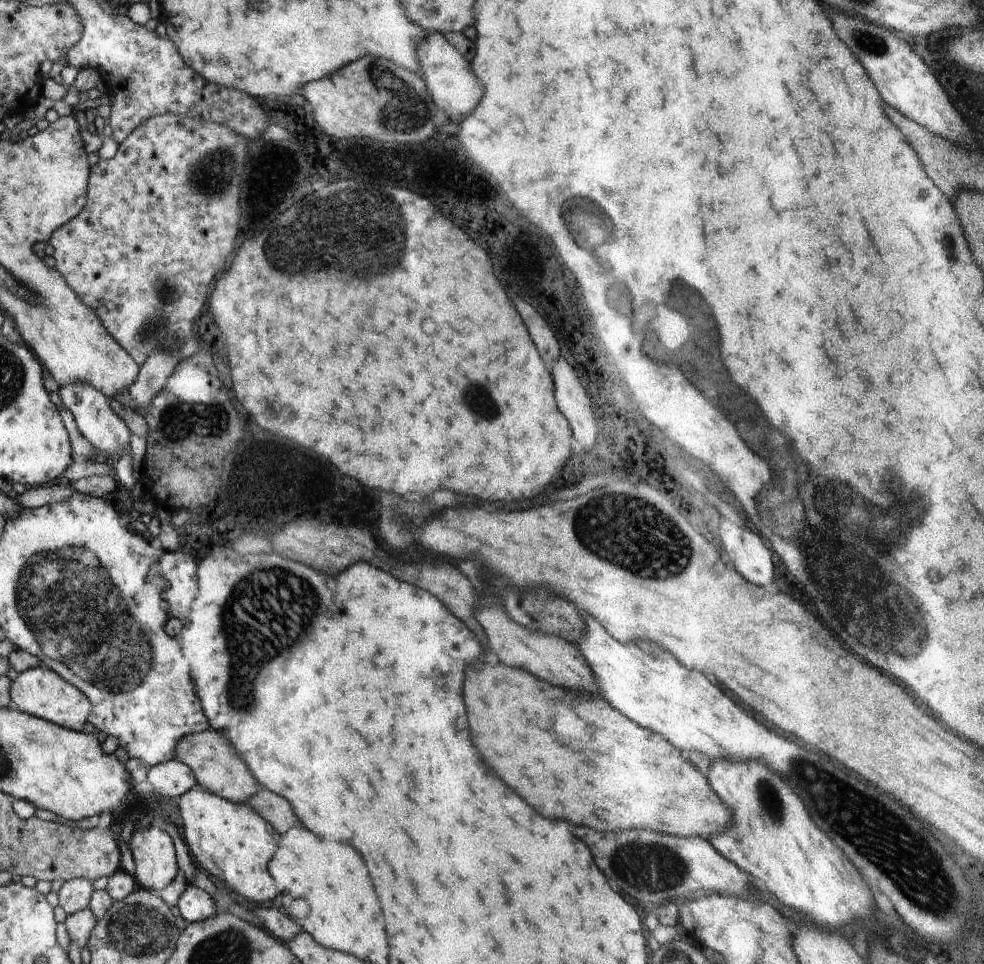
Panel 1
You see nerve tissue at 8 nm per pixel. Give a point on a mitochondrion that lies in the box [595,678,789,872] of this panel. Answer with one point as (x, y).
(771, 801)

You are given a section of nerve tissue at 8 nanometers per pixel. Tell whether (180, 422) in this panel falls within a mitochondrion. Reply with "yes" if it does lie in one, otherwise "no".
yes

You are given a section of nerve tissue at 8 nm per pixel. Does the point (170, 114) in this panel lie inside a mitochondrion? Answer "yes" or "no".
no

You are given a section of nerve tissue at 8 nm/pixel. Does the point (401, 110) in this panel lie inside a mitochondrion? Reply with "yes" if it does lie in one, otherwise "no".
yes

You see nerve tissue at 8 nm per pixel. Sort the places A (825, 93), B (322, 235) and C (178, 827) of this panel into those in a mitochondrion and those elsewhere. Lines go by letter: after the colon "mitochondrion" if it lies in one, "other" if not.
A: other
B: mitochondrion
C: other

